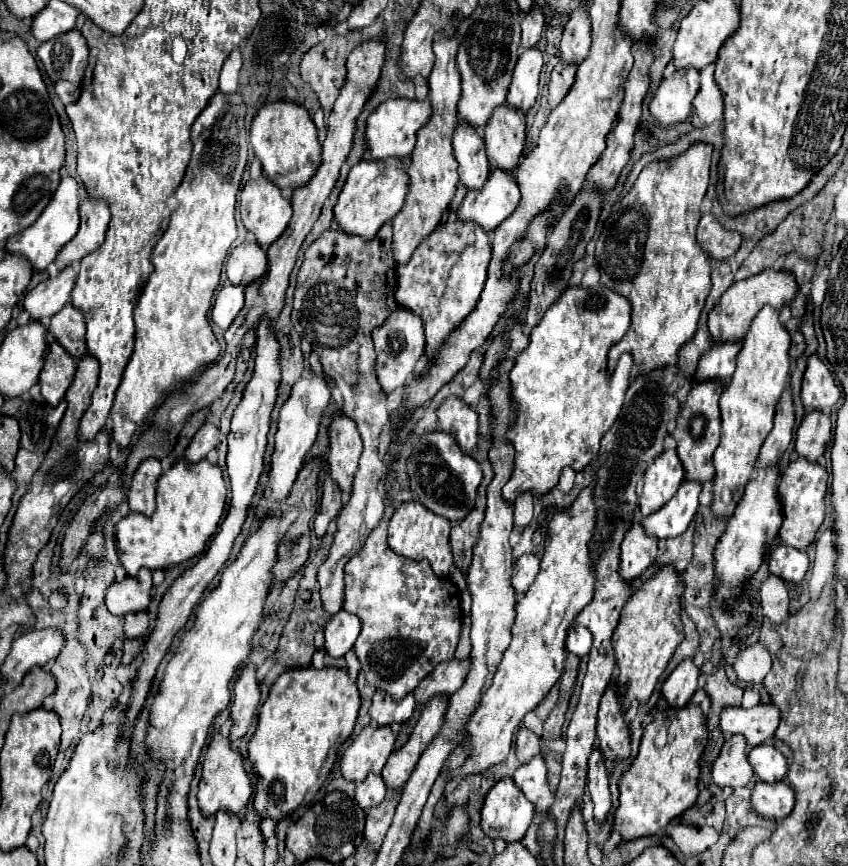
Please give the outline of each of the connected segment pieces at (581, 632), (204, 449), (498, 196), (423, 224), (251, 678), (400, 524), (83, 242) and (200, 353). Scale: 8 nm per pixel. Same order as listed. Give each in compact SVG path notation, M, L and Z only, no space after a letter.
M573 624L569 634L567 634L567 640L565 640L565 646L571 654L577 654L577 656L585 656L589 654L591 650L591 632L585 628L585 626L579 626L579 624Z
M205 422L197 430L197 434L191 438L191 442L189 442L187 450L185 450L185 458L189 462L199 462L199 460L203 460L207 456L209 450L217 448L217 444L219 444L219 428L215 424L211 424L211 422Z
M493 168L481 190L467 192L461 208L457 210L457 218L463 222L475 222L485 232L491 232L515 210L519 198L521 194L513 172Z
M443 34L435 36L433 52L435 52L435 66L429 76L429 100L431 100L431 120L417 132L417 144L411 154L409 166L409 192L403 210L393 218L393 254L395 264L403 266L409 262L411 254L419 246L419 242L429 236L435 226L441 222L443 214L449 210L449 204L455 196L459 174L457 174L457 160L453 158L451 134L457 126L457 102L461 98L461 76L455 66L455 54L459 48L457 36L445 40Z
M245 664L233 686L233 704L231 704L233 726L229 732L229 740L241 740L245 736L257 712L259 700L261 692L259 692L259 682L255 680L255 666Z
M405 502L401 504L395 514L389 520L387 528L387 544L389 548L409 560L427 560L433 568L433 572L443 578L449 576L453 568L453 554L449 546L449 530L451 522L447 518L439 518L437 514L427 512L427 508L419 502Z
M87 198L81 202L79 212L81 212L79 232L75 234L75 238L71 242L67 242L67 246L63 246L63 250L59 252L59 258L55 258L57 270L77 264L81 258L95 252L103 244L107 224L111 218L107 204Z
M217 90L209 100L207 108L199 114L191 128L191 142L193 142L193 156L187 166L185 178L181 186L175 190L179 200L179 208L171 214L171 222L153 248L153 274L149 276L143 294L135 306L135 348L131 360L125 366L121 384L115 392L115 402L111 408L113 420L113 438L121 448L127 448L129 438L133 432L143 424L145 416L151 408L155 408L163 396L173 390L175 384L185 384L193 374L203 372L209 364L213 364L221 356L221 346L209 326L207 312L211 308L211 300L215 288L219 284L219 274L231 242L237 238L235 226L235 200L241 184L243 170L247 166L247 130L245 130L245 102L239 92L223 94Z

